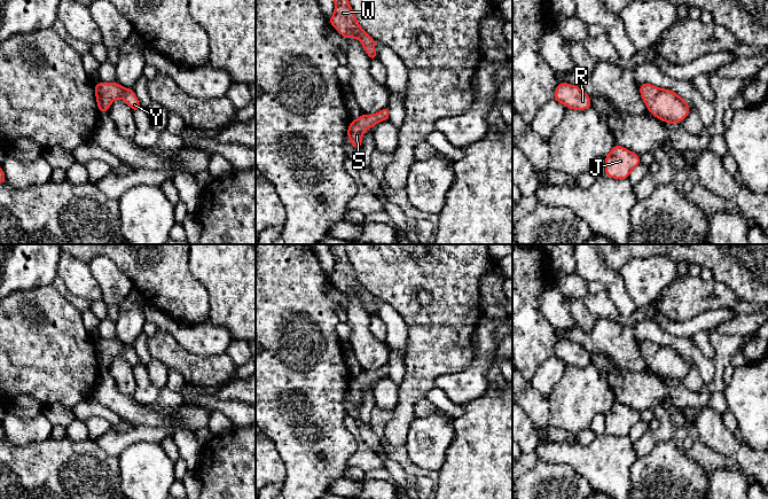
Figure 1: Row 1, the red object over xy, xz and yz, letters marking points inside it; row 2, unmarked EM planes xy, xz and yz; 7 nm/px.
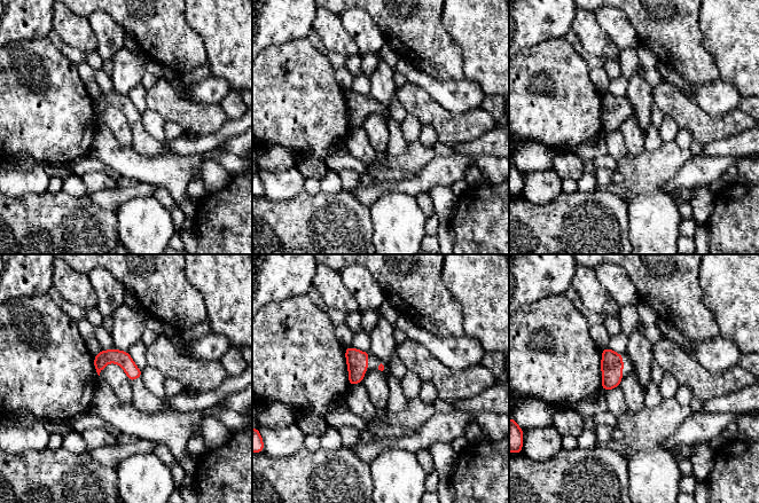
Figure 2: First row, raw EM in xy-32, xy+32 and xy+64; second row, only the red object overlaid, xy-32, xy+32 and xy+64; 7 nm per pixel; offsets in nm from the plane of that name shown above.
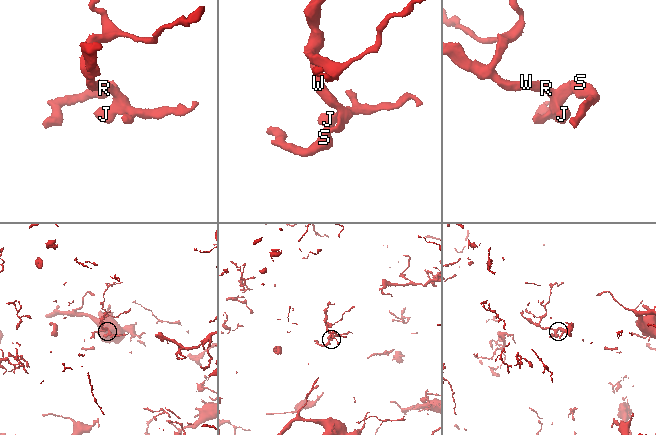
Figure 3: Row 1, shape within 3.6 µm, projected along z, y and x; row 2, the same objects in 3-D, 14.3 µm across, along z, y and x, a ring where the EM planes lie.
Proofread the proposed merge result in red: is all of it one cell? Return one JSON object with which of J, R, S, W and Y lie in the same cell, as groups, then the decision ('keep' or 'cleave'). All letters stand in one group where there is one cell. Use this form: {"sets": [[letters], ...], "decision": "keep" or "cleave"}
{"sets": [["J", "R", "S", "W", "Y"]], "decision": "keep"}

